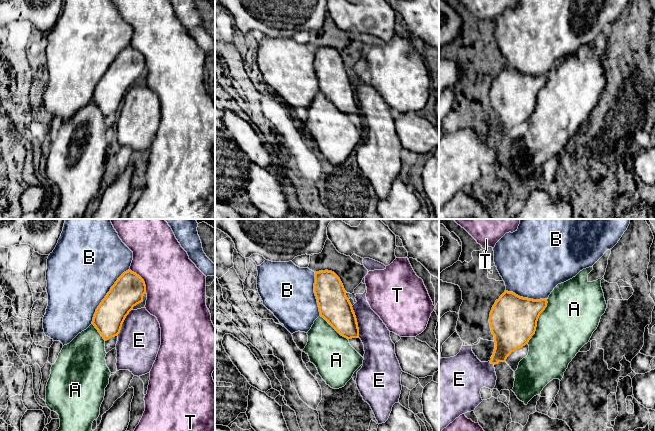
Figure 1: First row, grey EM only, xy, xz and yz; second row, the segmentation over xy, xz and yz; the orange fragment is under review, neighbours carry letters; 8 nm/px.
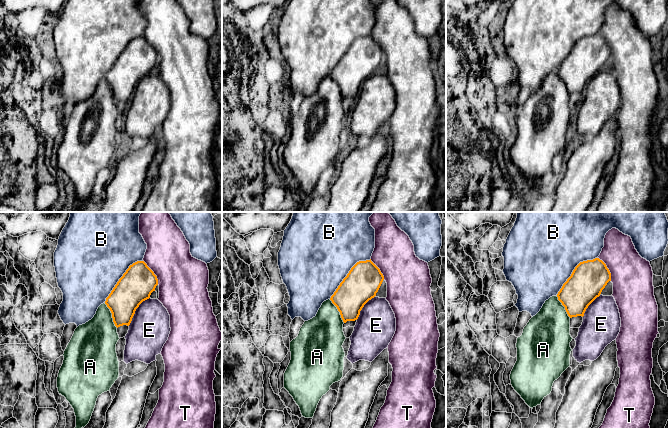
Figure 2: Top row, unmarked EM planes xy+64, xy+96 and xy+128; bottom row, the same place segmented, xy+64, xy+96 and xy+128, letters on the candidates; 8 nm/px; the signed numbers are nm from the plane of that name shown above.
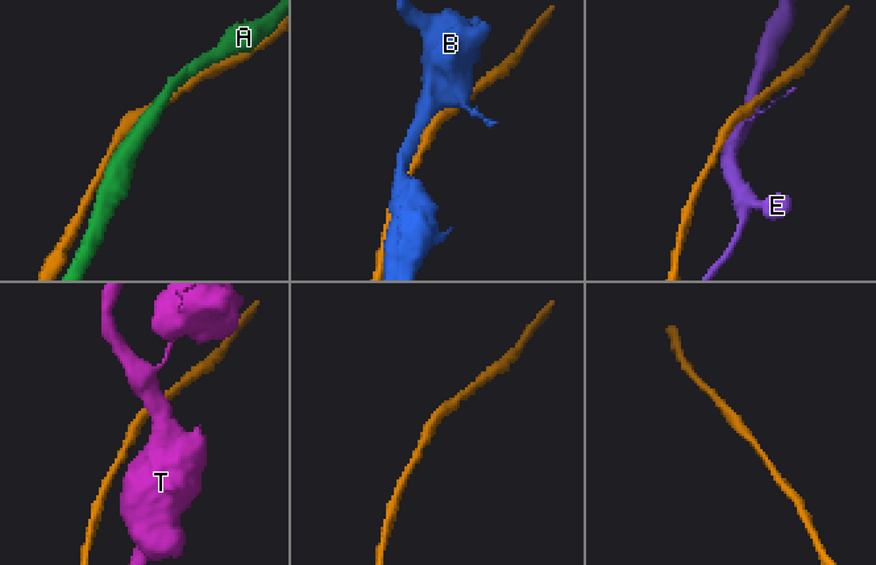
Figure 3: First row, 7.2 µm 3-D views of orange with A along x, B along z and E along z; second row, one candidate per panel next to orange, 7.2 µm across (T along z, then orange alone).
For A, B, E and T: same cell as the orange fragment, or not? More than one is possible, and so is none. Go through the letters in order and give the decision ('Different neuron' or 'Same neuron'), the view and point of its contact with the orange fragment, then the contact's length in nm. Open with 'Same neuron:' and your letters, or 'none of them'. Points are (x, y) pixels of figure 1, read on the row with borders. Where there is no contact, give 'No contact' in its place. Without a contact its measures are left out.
Same neuron: A
A: Same neuron. Touches orange at yz (537, 320). Shared border 400 nm
B: Different neuron. Touches orange at xy (106, 295). Shared border 550 nm
E: Different neuron. Touches orange at xz (356, 322). Shared border 260 nm
T: Different neuron. Touches orange at xy (143, 280). Shared border 240 nm

